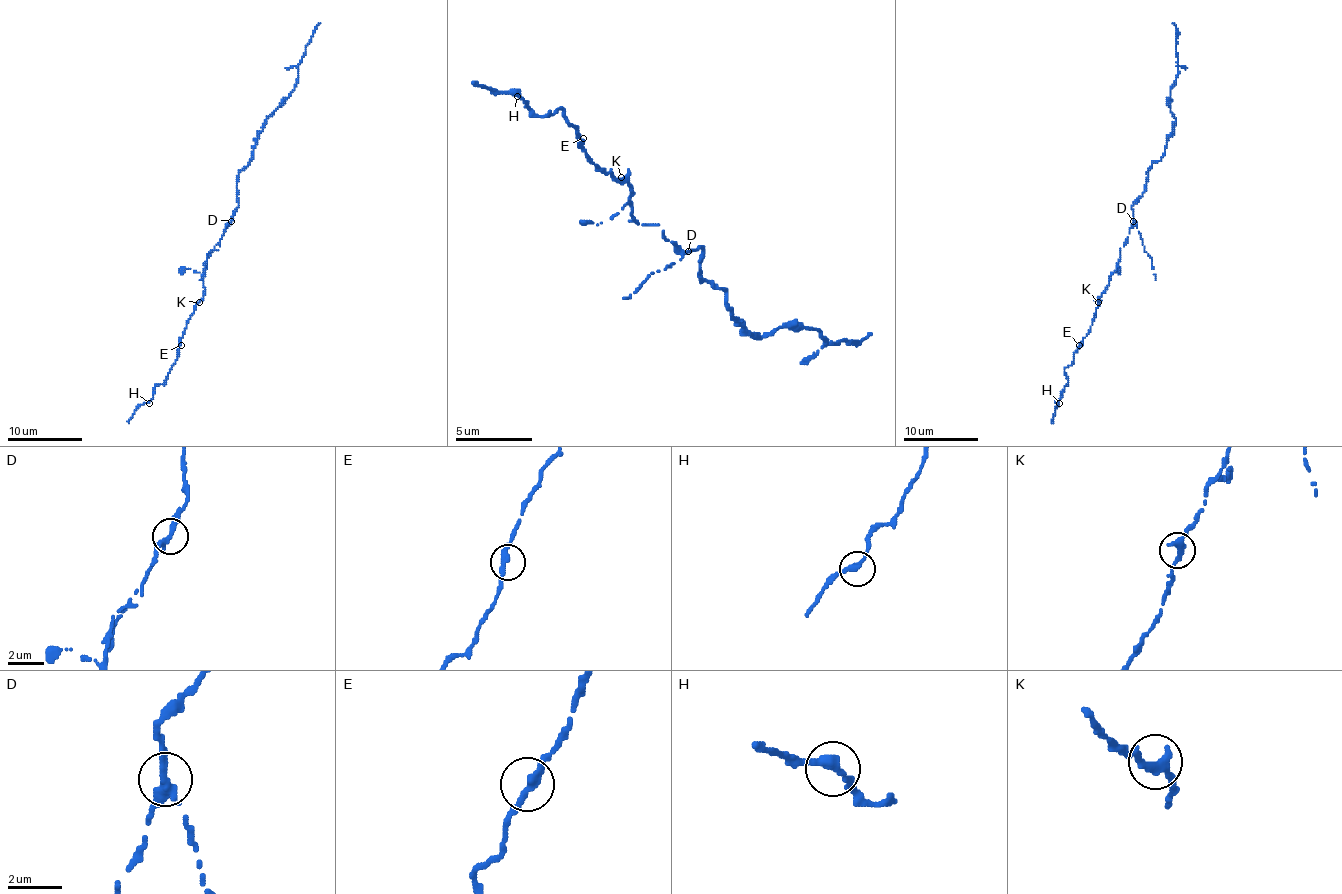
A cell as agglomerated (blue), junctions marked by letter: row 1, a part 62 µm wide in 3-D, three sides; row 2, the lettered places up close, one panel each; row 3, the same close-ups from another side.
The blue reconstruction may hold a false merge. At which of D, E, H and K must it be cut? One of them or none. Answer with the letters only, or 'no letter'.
D

